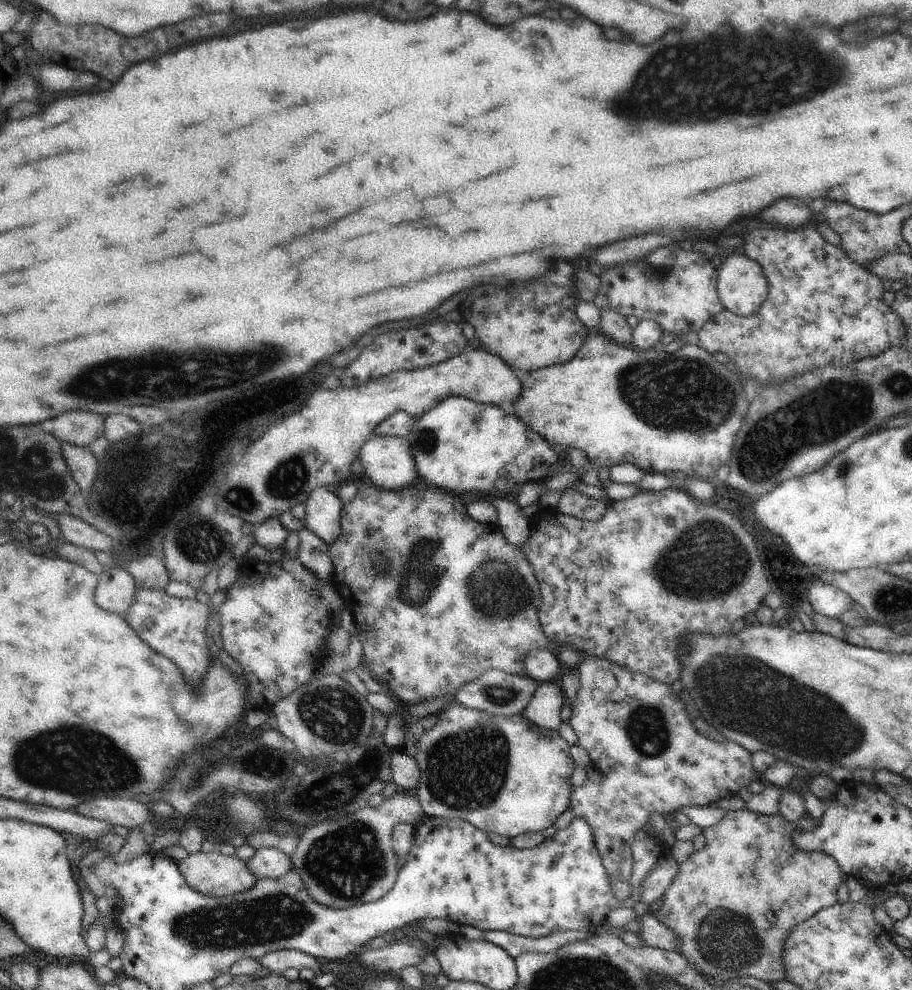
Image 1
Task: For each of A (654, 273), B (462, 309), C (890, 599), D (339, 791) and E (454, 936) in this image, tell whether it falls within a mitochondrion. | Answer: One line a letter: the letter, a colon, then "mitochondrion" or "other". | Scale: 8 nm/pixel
A: mitochondrion
B: other
C: mitochondrion
D: mitochondrion
E: other

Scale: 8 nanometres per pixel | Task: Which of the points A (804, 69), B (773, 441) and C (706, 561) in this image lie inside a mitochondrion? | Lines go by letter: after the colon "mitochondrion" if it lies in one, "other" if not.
A: mitochondrion
B: mitochondrion
C: mitochondrion

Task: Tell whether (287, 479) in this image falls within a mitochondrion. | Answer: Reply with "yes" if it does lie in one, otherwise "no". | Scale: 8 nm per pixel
yes

